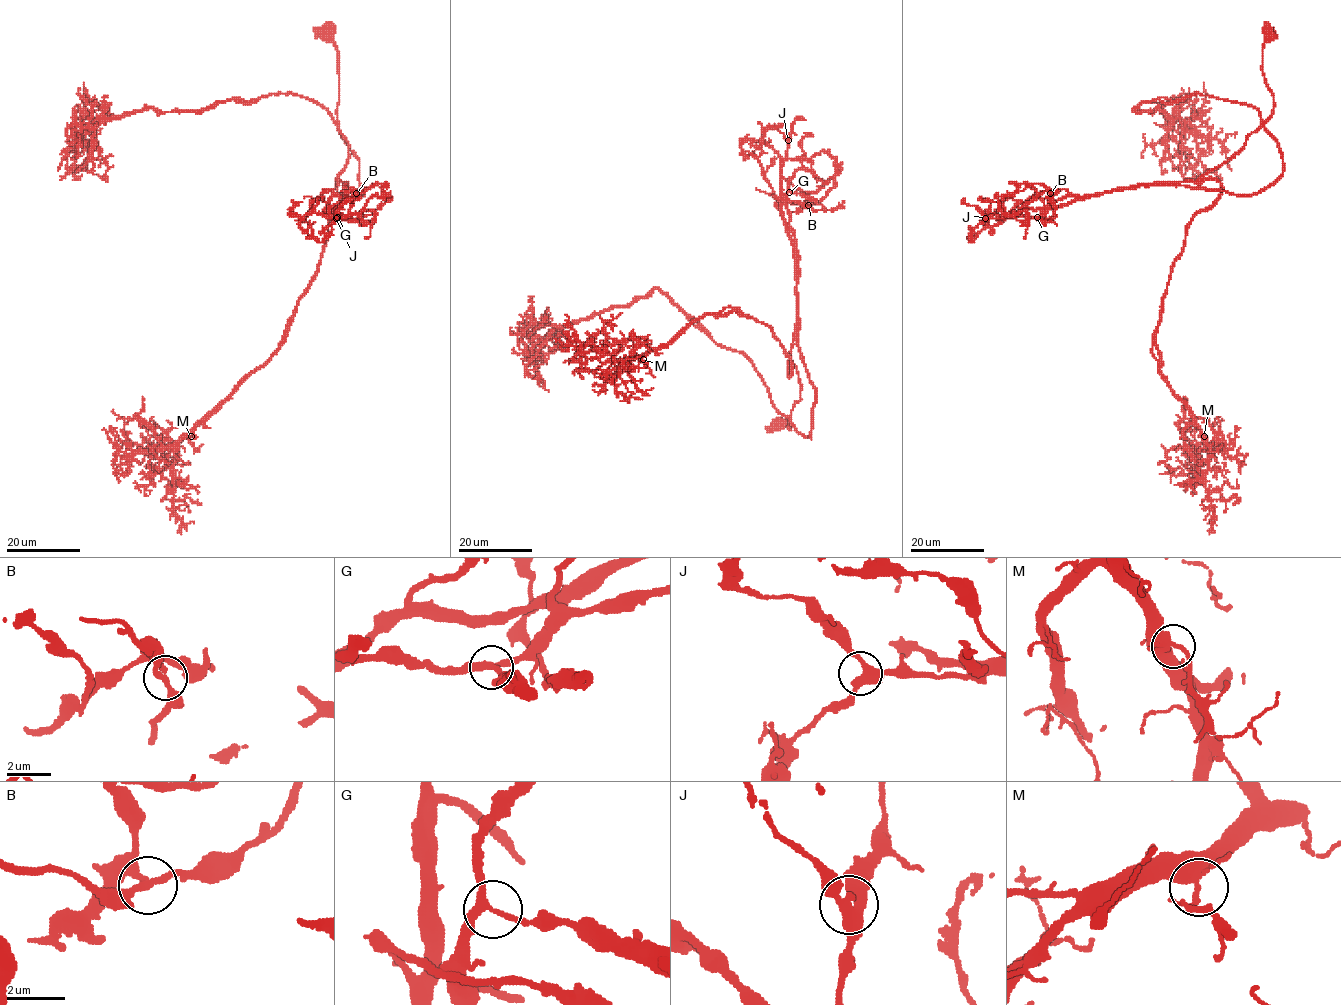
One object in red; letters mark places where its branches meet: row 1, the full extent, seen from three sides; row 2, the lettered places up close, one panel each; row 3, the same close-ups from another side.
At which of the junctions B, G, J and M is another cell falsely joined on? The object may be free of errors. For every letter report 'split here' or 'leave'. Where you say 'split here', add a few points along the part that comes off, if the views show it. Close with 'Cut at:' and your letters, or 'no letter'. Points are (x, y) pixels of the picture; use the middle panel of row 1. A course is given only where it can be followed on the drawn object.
B: split here | (808, 205), (787, 211), (811, 438), (743, 353), (659, 290), (561, 325), (526, 368), (542, 364)
G: leave
J: leave
M: leave
Cut at: B

